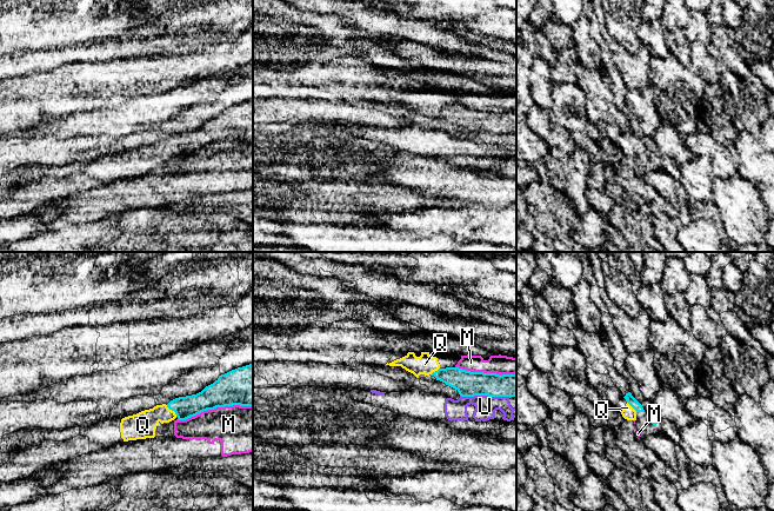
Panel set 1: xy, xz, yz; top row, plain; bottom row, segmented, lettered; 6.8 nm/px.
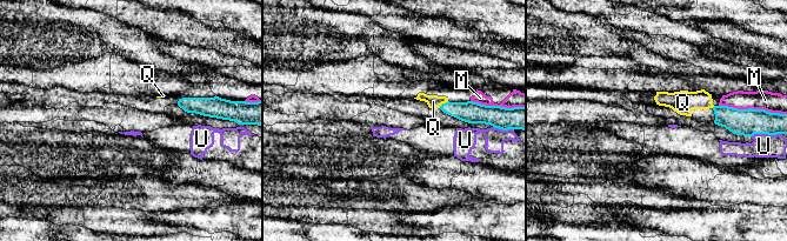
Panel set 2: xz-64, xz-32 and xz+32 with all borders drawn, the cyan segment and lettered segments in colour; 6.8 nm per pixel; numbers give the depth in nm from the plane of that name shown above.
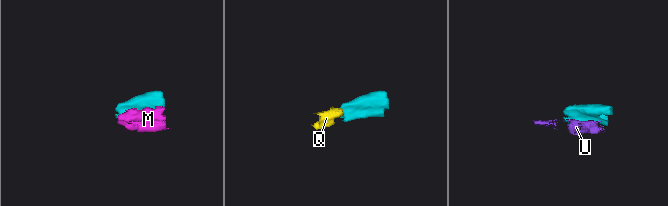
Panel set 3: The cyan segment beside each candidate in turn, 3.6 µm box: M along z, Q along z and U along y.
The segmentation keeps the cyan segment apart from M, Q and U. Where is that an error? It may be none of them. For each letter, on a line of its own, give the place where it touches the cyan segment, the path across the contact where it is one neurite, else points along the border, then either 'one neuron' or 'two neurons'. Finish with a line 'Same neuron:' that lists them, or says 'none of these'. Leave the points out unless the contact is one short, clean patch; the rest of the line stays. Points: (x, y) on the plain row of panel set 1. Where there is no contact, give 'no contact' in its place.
M: meets cyan in xy at (214, 144); two neurons
Q: meets cyan in xy at (172, 146); runs through xy (185, 144), (172, 146), (154, 151), (142, 161); one neuron
U: meets cyan in xz at (485, 131); border along xz (460, 131), (509, 133); two neurons
Same neuron: Q

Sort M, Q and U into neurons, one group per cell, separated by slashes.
M / Q / U

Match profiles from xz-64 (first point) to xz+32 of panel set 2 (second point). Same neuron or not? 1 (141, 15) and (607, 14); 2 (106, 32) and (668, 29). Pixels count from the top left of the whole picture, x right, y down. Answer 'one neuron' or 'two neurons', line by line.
1: one neuron
2: two neurons

